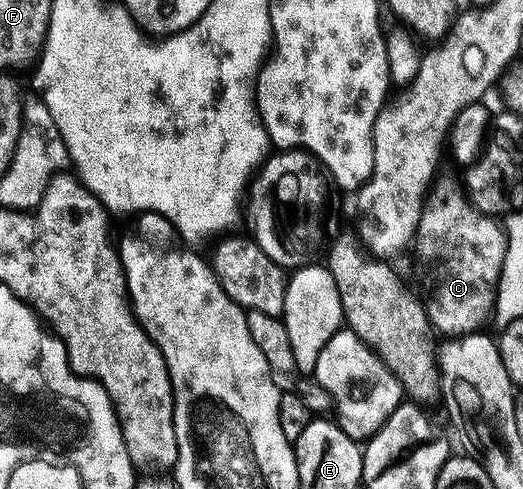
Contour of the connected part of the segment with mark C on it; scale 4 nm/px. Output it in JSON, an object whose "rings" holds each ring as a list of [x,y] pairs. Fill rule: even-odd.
{"rings":[[[434,186],[424,202],[423,215],[413,243],[420,263],[427,269],[431,289],[425,306],[432,326],[444,335],[458,337],[474,334],[494,312],[495,292],[498,290],[501,269],[507,252],[507,236],[504,228],[492,216],[479,212],[469,202],[460,186]]]}

